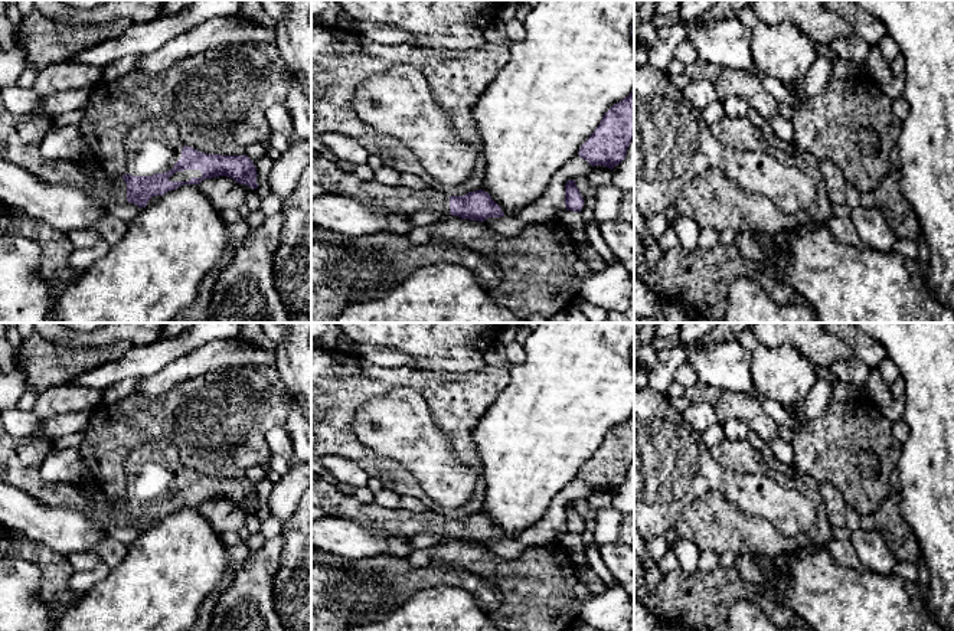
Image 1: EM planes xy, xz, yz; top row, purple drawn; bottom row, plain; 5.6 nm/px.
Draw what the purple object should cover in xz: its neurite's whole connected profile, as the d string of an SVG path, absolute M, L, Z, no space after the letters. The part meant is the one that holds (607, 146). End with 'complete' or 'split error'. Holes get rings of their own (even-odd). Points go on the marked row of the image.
M634 88L628 97L614 104L602 117L599 125L581 146L578 156L592 167L614 169L625 156L634 138Z; complete

